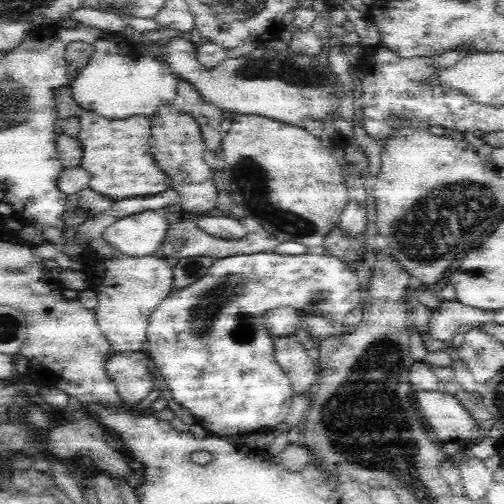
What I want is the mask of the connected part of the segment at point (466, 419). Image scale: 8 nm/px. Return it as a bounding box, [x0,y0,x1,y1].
[414,390,484,443]

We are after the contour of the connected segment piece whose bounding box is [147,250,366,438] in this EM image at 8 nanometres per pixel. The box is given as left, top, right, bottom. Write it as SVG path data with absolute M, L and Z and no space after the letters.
M261 251L256 254L241 254L232 255L226 258L216 259L208 272L202 278L193 282L185 289L172 289L171 293L157 306L157 309L152 312L147 326L148 339L148 354L152 362L156 364L156 368L160 370L160 374L164 376L168 388L172 390L172 397L182 408L186 408L204 431L211 436L220 436L220 438L240 438L244 434L258 433L258 430L277 429L280 422L284 423L286 416L290 412L294 391L292 391L292 383L288 379L288 375L280 368L280 365L272 357L272 339L268 330L264 329L263 316L267 310L288 307L296 309L300 313L312 313L320 315L330 321L343 322L343 319L354 310L358 304L364 300L365 292L362 292L362 287L358 283L358 279L347 263L340 260L338 257L326 255L323 251L308 251L301 255L286 255Z

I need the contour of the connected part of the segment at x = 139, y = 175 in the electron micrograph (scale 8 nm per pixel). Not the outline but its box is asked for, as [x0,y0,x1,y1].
[79,112,170,201]

